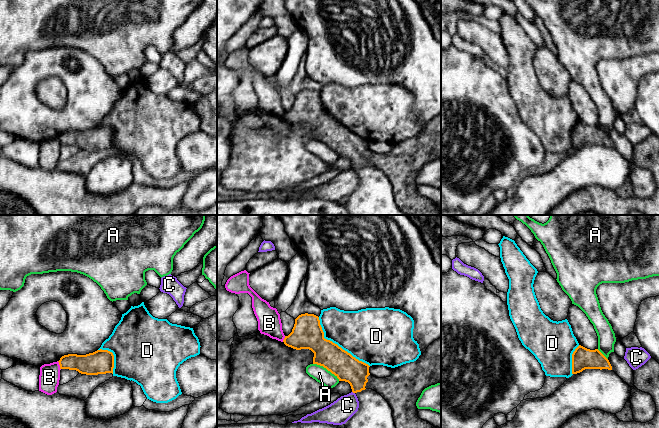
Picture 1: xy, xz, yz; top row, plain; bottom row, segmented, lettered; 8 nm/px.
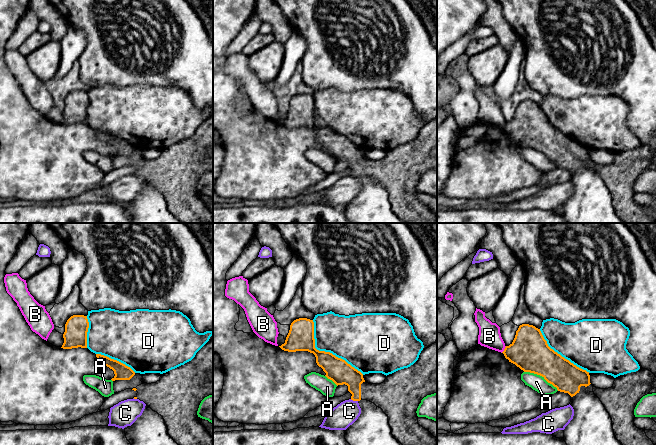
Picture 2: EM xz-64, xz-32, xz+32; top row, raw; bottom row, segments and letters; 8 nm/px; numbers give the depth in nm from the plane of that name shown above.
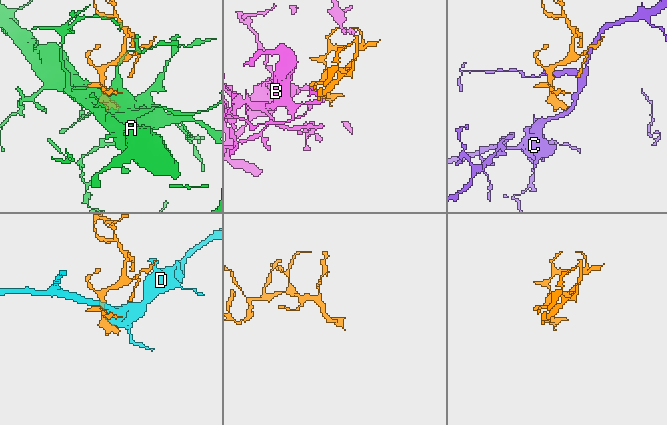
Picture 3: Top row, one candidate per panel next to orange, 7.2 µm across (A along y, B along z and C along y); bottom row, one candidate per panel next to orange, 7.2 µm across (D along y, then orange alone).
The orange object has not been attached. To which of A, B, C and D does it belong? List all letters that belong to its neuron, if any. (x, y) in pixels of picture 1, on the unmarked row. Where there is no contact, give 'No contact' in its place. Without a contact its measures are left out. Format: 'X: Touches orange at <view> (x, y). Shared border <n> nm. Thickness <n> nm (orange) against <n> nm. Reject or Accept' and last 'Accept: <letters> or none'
A: Touches orange at xz (326, 144). Shared border 260 nm. Thickness 220 nm (orange) against 120 nm. Reject
B: Touches orange at xy (59, 140). Shared border 80 nm. Thickness 180 nm (orange) against 170 nm. Reject
C: Touches orange at xz (353, 168). Shared border 30 nm. Thickness 220 nm (orange) against 190 nm. Reject
D: Touches orange at xz (336, 120). Shared border 550 nm. Thickness 240 nm (orange) against 400 nm. Reject
Accept: none

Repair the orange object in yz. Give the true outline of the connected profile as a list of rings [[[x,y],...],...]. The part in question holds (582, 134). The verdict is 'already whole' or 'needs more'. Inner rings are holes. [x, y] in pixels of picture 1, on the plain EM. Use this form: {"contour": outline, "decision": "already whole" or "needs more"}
{"contour": [[[579,121],[572,130],[572,150],[585,145],[612,146],[609,136],[598,126],[590,126]]], "decision": "already whole"}

